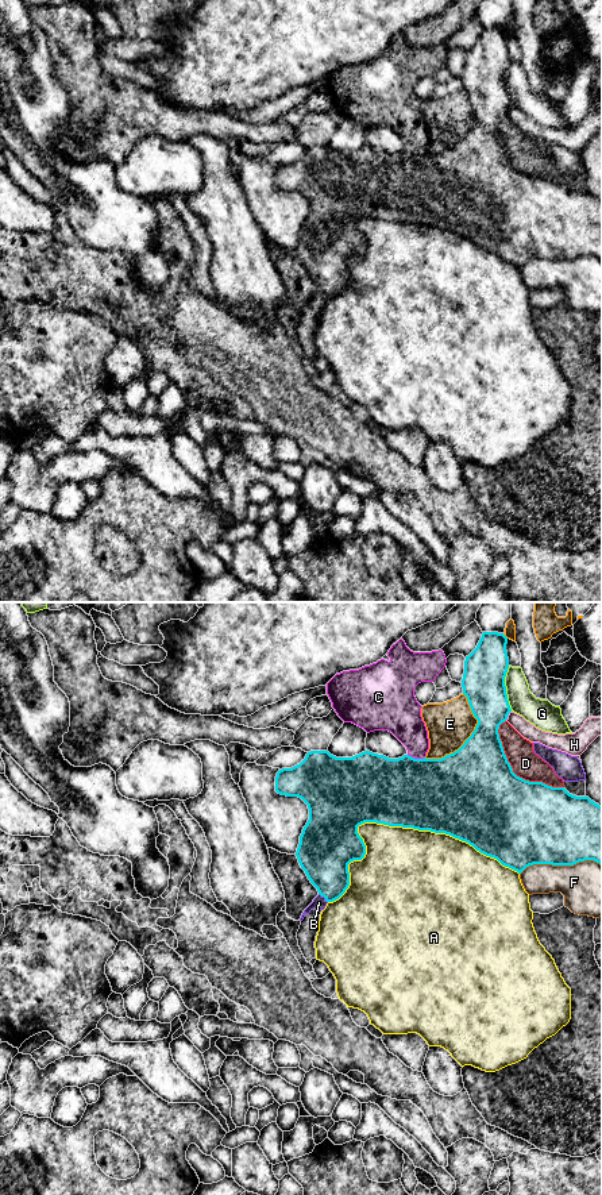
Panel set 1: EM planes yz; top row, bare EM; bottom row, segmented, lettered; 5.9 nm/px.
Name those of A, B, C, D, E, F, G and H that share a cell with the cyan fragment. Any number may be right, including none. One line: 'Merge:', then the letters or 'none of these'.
Merge: none of these

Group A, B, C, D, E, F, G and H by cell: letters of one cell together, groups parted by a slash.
A / B / C / D / E / F / G / H

